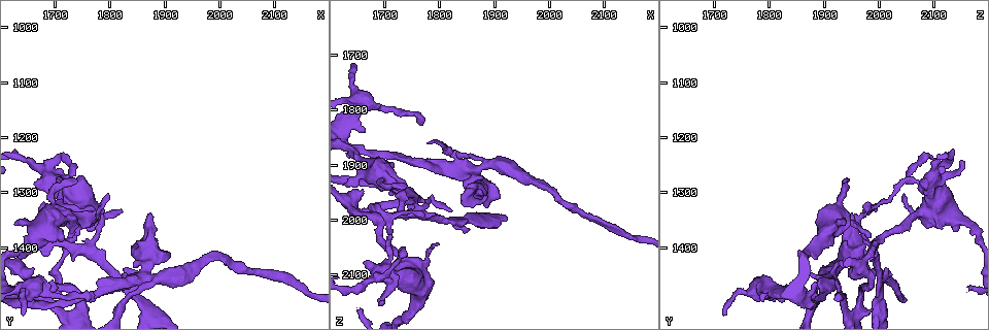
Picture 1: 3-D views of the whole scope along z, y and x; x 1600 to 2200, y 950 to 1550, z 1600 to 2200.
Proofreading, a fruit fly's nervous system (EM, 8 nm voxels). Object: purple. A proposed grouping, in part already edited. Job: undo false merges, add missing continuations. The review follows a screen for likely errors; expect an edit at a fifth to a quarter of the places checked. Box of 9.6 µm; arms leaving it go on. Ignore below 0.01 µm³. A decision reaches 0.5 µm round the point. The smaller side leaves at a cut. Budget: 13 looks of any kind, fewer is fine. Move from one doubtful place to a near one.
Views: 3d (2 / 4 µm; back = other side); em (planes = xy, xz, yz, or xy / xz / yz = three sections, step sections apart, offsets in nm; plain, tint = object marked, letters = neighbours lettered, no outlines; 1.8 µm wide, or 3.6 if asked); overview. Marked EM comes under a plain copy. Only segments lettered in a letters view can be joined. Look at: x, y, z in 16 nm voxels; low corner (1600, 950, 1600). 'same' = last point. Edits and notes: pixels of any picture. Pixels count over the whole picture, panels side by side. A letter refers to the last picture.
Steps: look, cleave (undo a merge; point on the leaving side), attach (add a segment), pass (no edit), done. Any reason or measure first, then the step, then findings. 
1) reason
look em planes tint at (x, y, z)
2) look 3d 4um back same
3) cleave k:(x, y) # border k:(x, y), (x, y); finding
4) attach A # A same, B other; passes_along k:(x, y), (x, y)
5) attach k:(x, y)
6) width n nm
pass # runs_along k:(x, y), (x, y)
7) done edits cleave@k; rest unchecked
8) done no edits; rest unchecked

four arms meet
look 3d 4um at (1655, 1485, 1790)

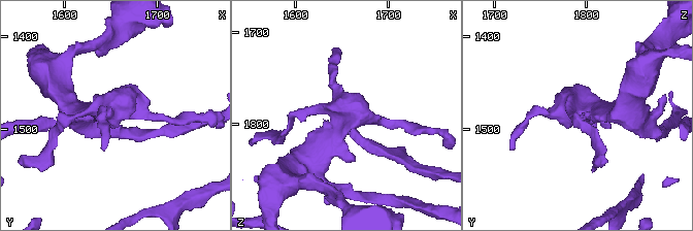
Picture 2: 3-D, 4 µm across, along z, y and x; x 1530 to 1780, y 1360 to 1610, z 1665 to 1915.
arms 4; shape alone is not enough
look em planes letters at (1656, 1480, 1790)

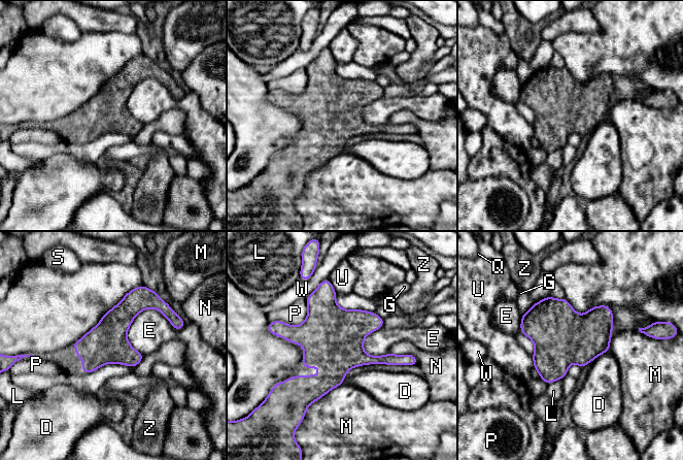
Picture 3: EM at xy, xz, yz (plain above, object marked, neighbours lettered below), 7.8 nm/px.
width 320 nm; longest_contact E 440 nm
pass # D other, E other, G other, L other, M other, N other, P other, Q other, S other, U other, W other, Z other; continuous, no second neuron

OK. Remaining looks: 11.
thin arm on a thick one
look em yz step 4 tint at (1865, 1455, 1915)

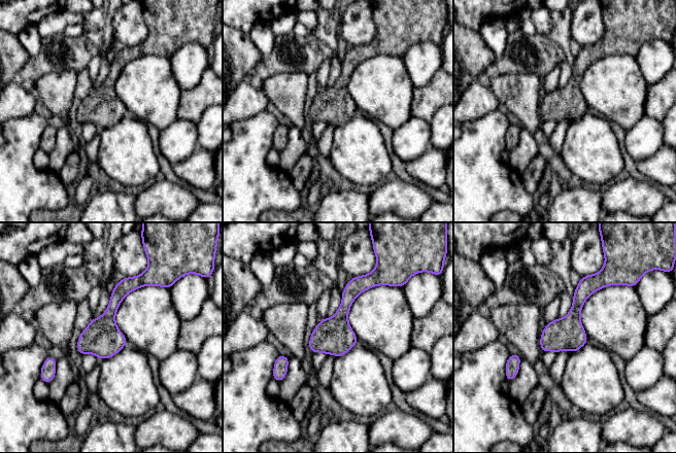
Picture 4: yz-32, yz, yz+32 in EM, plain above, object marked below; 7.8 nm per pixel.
look em planes tint same

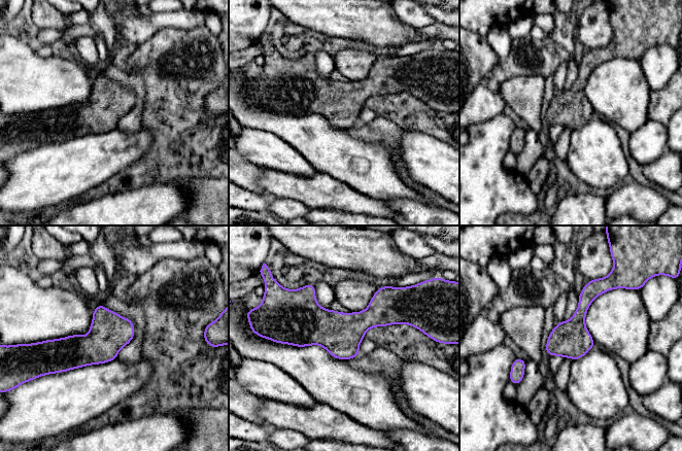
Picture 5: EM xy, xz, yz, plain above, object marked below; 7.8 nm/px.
what lies round it
look em planes letters same

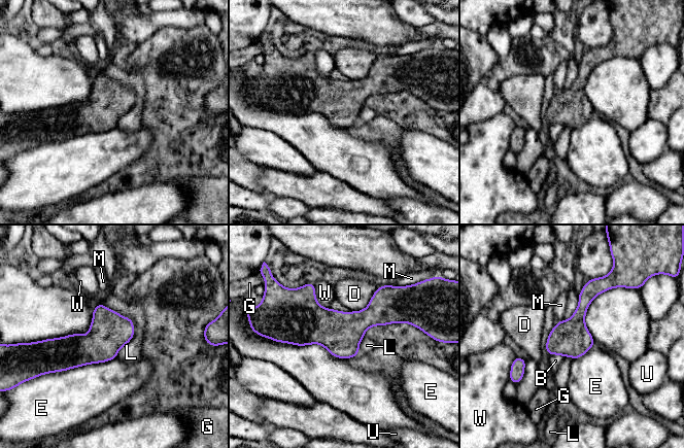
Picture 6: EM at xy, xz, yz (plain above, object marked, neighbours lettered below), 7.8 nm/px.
pass # B other, D other, E other, G other, L other, M other, U other, W other; border 6:(135, 334), (118, 350), (115, 357); continuous, no second neuron

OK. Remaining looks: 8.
free end
look 3d 4um back at (1770, 1495, 1830)

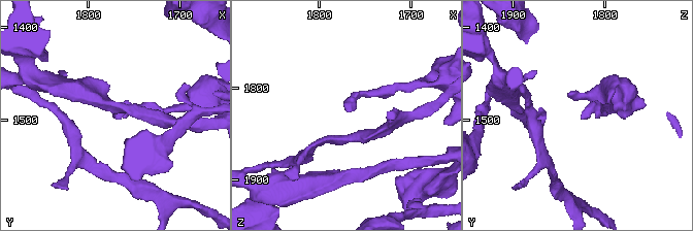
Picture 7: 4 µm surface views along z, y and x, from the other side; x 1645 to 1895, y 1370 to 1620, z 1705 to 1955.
look em planes letters at (1768, 1496, 1824)

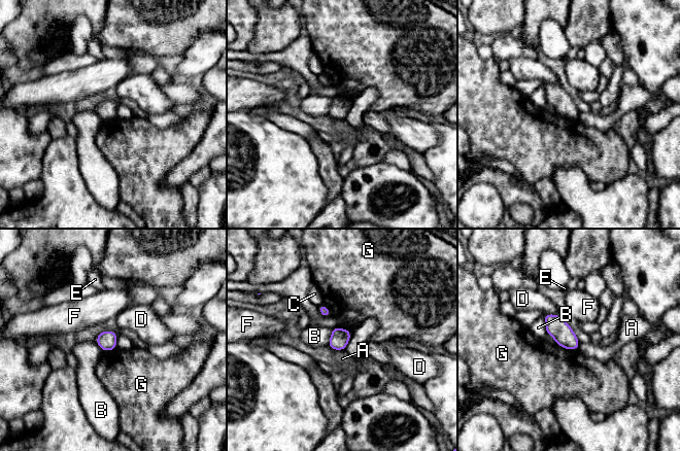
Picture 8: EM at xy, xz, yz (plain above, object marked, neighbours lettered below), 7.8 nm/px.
pass # A other, B other, C other, D other, E other, F other, G other; border 8:(335, 349), (344, 350); no lettered segment goes on from it

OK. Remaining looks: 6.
an open end
look 3d 4um at (1875, 1340, 1950)

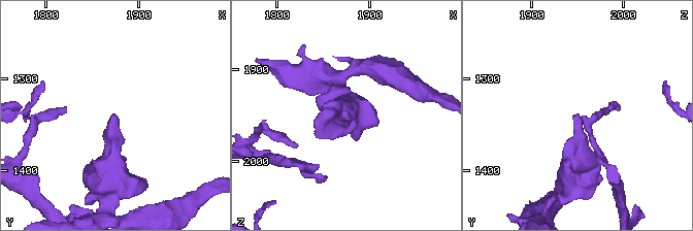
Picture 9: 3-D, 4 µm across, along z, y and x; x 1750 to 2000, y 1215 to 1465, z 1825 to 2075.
now the EM
look em planes letters at (1872, 1338, 1952)

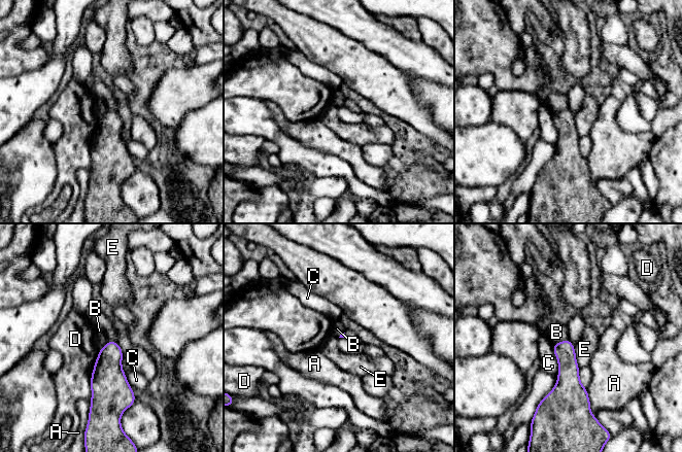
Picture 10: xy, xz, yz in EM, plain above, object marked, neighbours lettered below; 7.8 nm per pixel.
pass # A other, B other, C other, D other, E other; border 10:(568, 339), (553, 344); no lettered segment goes on from it

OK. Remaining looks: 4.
done no edits; rest unchecked

